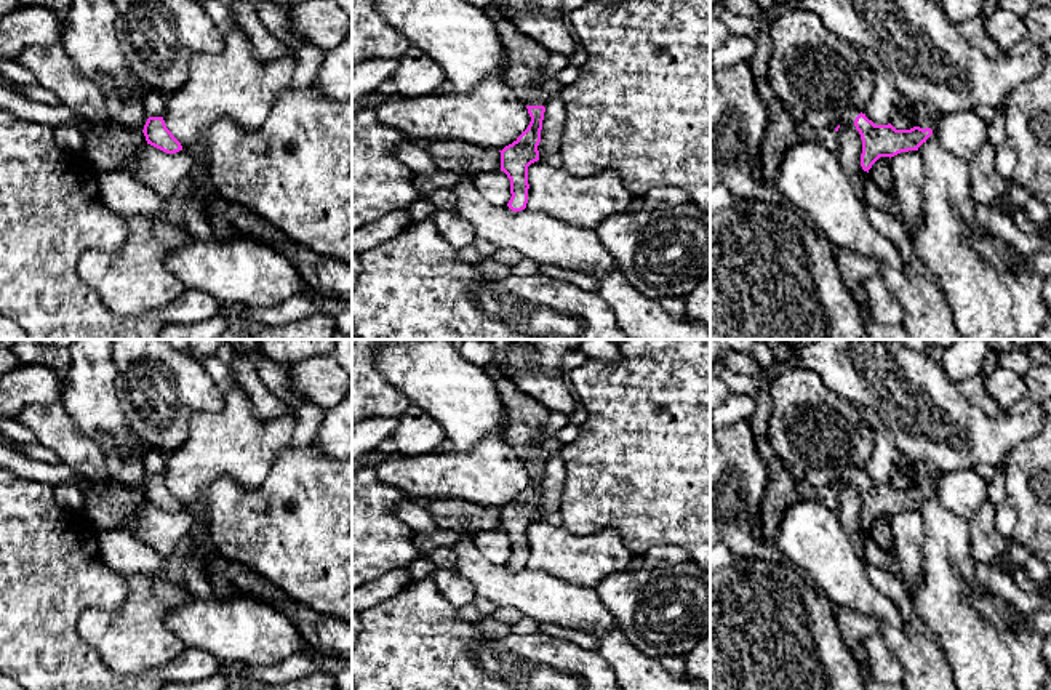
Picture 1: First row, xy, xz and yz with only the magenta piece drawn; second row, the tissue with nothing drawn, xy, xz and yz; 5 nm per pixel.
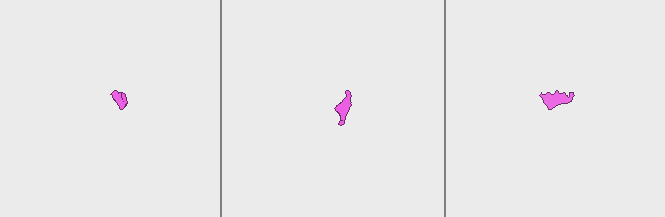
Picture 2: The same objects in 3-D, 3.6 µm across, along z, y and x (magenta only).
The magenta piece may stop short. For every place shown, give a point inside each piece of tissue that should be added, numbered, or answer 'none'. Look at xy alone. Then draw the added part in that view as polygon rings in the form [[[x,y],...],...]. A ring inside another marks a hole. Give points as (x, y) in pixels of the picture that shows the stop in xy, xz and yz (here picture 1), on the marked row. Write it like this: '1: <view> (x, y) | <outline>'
1: xy (154, 101) | [[[149,90],[149,93],[144,96],[144,106],[149,117],[163,117],[165,98],[158,90]]]

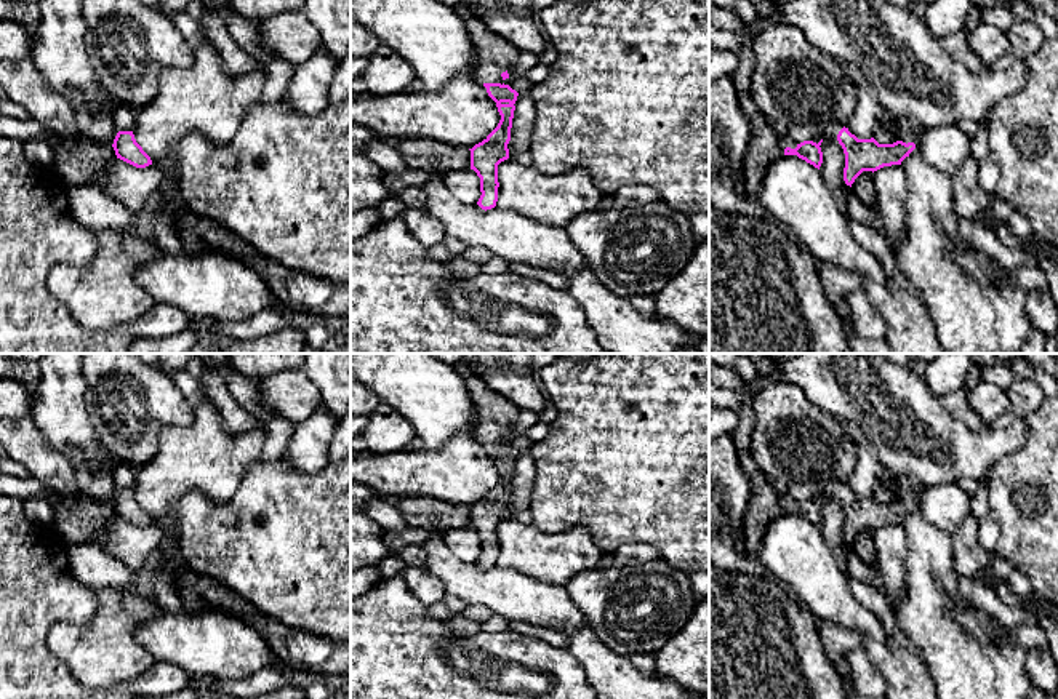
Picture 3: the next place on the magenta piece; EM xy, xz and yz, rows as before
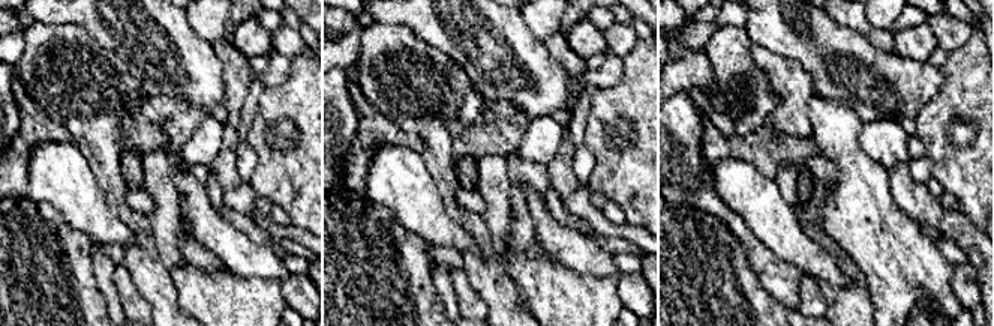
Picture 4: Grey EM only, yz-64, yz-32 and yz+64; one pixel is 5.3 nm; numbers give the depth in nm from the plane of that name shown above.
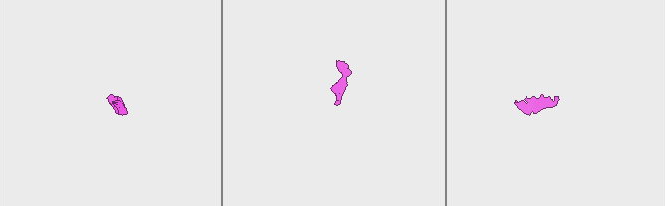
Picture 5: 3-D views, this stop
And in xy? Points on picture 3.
1: xy (124, 115) | [[[118,104],[118,107],[114,110],[114,120],[118,131],[133,131],[134,112],[128,104]]]

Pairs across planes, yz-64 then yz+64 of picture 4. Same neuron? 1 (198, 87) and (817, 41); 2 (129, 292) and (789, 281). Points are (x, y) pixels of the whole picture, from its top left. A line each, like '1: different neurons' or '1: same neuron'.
1: same neuron
2: different neurons

